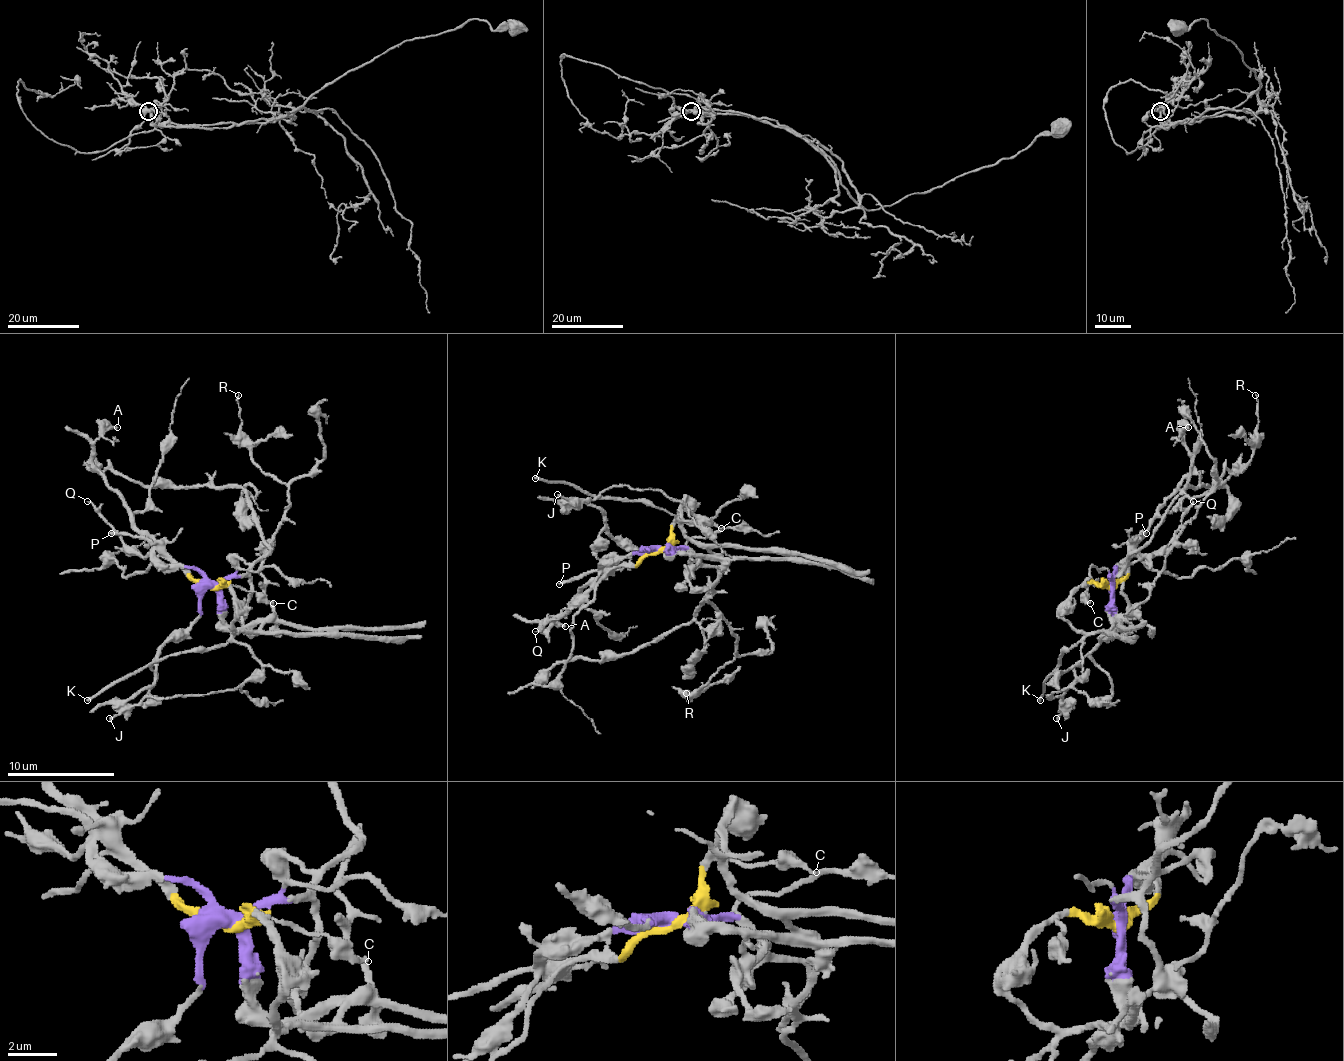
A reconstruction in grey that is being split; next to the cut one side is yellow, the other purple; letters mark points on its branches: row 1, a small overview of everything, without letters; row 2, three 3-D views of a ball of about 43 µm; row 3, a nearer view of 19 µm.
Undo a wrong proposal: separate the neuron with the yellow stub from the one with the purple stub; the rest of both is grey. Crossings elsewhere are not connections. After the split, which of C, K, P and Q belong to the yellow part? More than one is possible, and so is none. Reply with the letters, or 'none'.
C, K

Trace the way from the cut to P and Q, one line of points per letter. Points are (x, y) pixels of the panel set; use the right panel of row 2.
P: (1112, 585), (1115, 569), (1134, 539), (1147, 534)
Q: (1112, 585), (1115, 569), (1134, 550), (1155, 555), (1182, 523), (1182, 512), (1193, 502)

